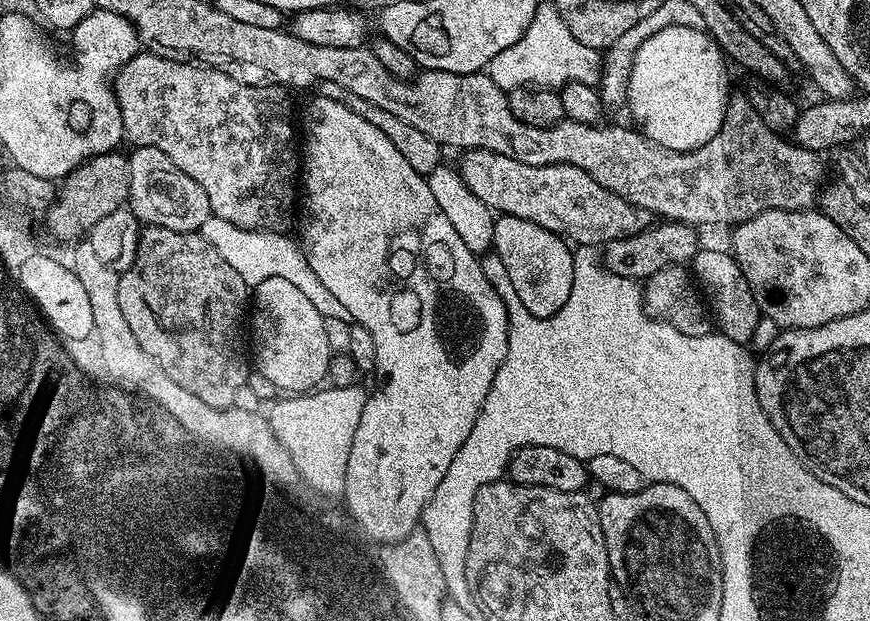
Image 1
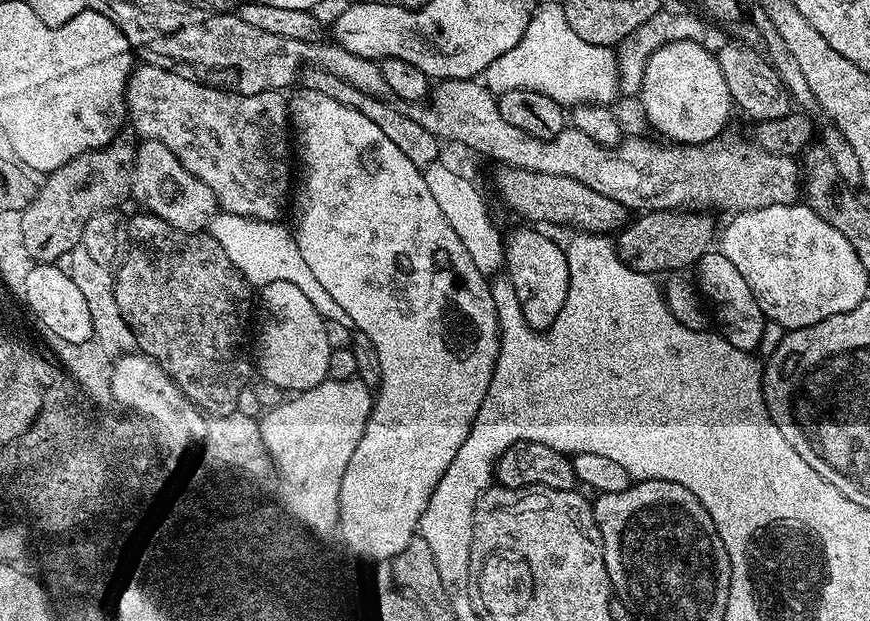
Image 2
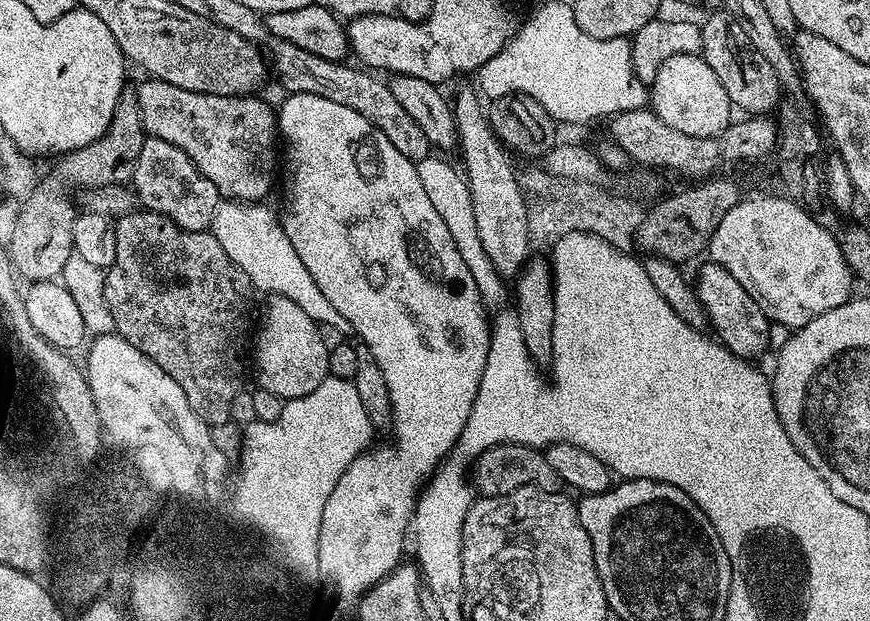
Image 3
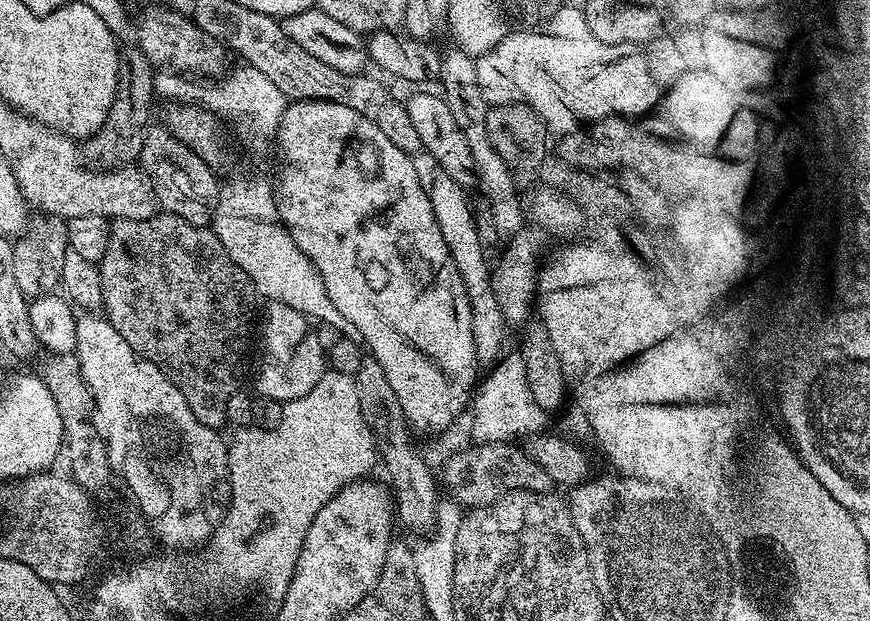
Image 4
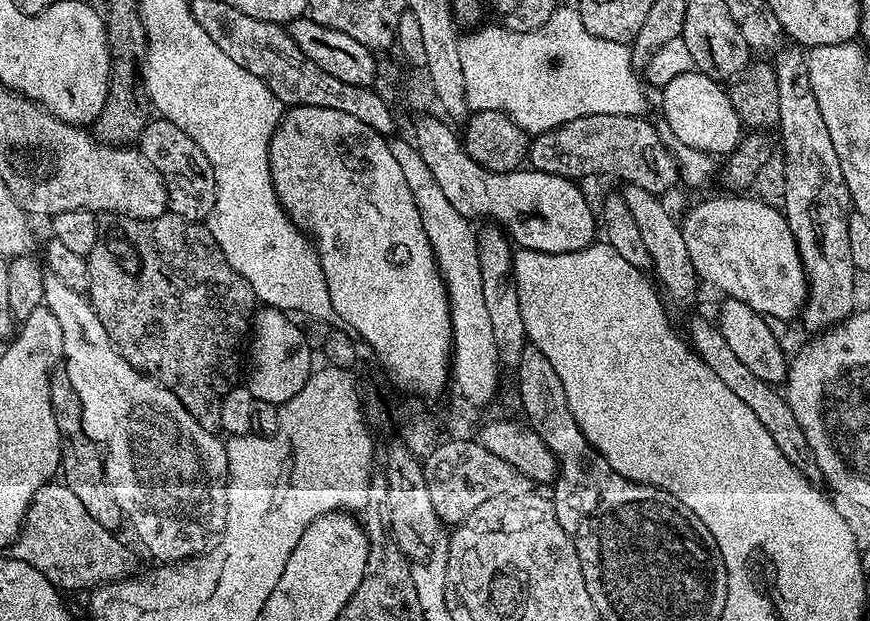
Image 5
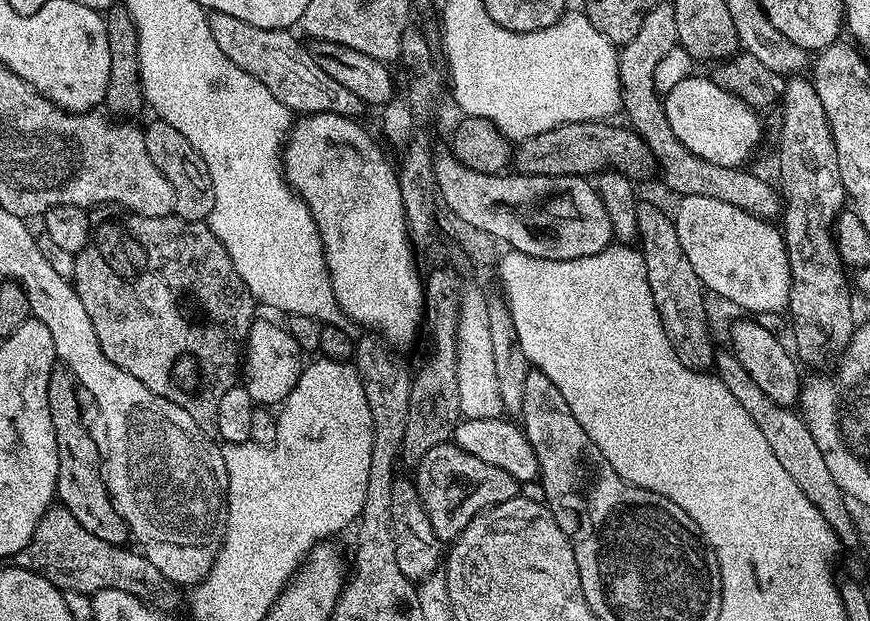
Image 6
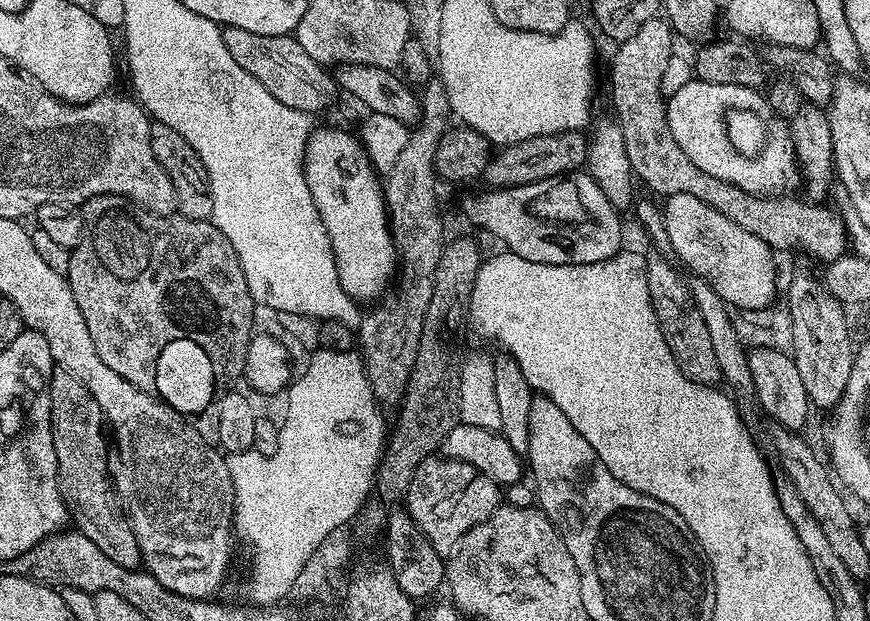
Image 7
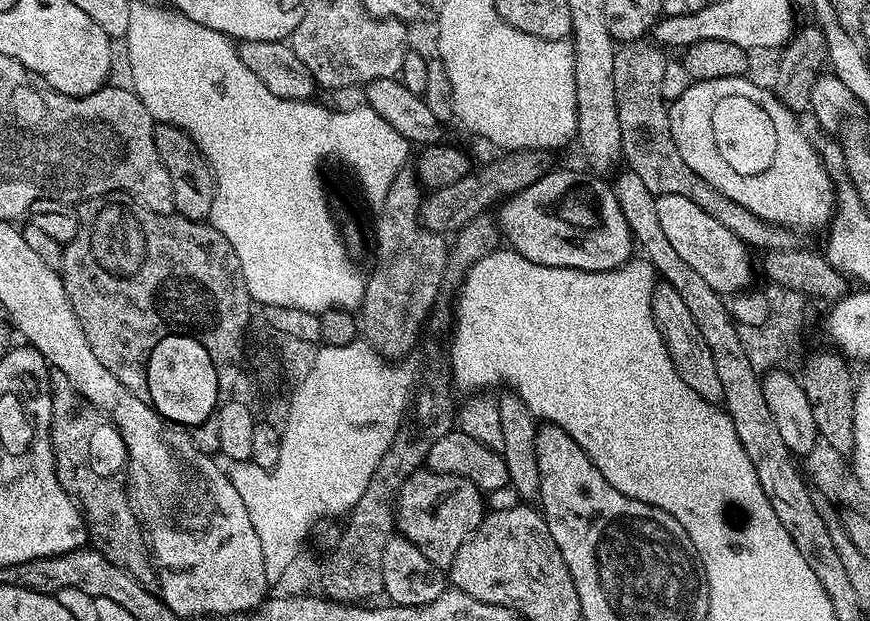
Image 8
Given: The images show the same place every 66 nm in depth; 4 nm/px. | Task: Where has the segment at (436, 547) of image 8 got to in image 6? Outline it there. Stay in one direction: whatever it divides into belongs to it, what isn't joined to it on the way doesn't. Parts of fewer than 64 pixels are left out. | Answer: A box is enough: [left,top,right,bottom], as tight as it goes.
[414,442,521,542]

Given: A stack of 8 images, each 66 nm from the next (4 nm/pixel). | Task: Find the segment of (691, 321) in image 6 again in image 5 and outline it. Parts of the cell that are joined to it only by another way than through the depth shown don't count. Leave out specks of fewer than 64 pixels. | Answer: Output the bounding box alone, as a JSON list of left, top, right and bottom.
[621,184,700,309]

